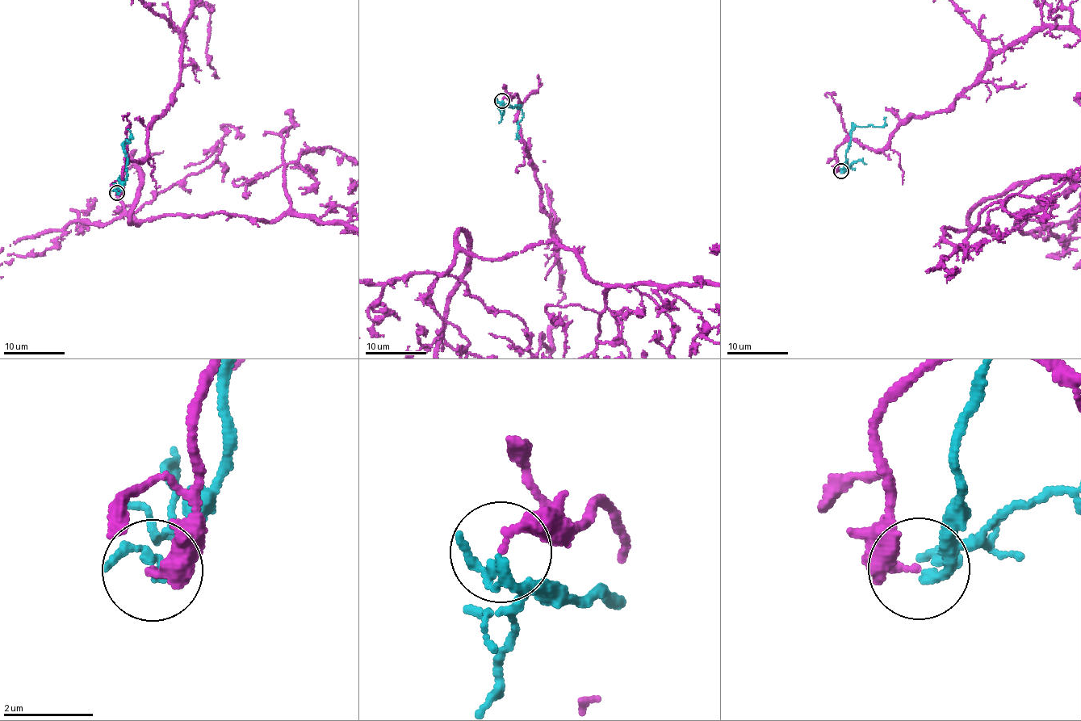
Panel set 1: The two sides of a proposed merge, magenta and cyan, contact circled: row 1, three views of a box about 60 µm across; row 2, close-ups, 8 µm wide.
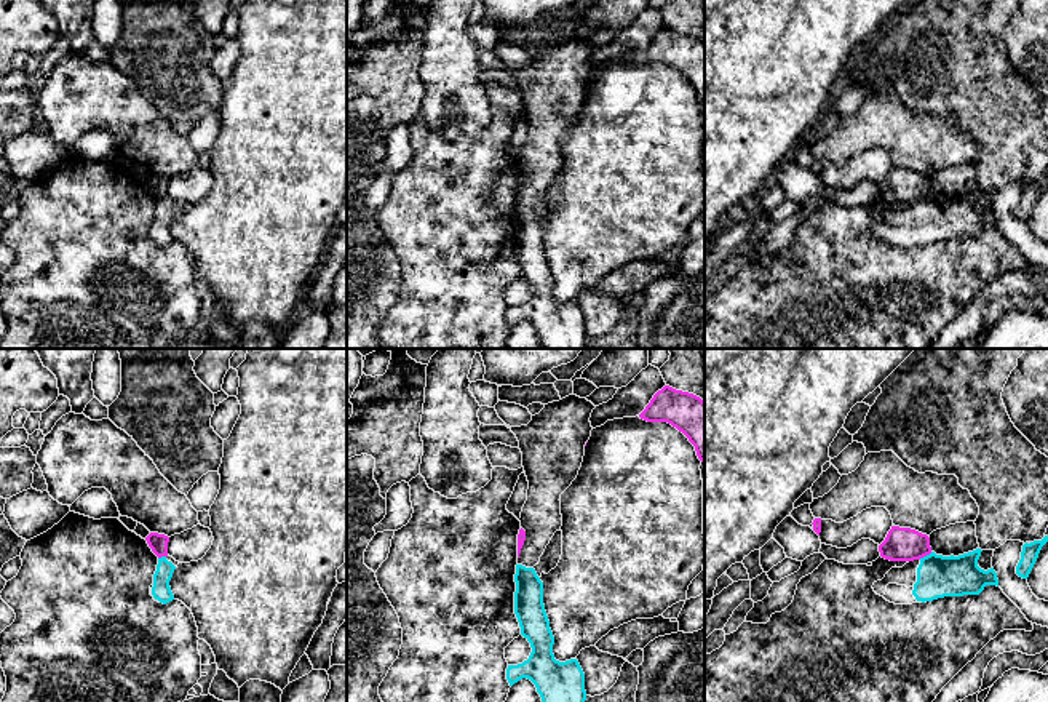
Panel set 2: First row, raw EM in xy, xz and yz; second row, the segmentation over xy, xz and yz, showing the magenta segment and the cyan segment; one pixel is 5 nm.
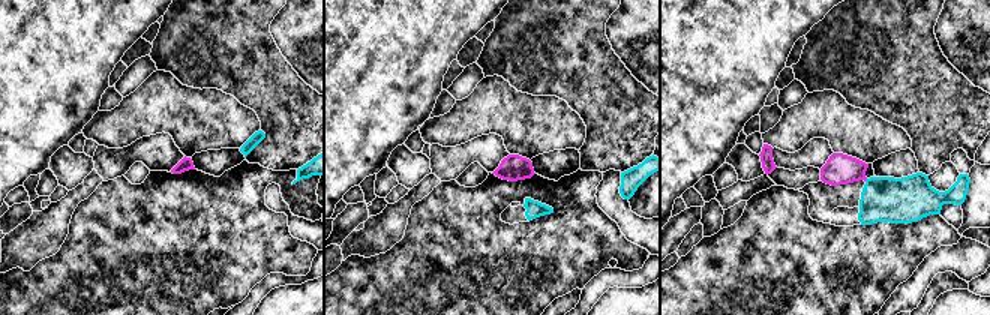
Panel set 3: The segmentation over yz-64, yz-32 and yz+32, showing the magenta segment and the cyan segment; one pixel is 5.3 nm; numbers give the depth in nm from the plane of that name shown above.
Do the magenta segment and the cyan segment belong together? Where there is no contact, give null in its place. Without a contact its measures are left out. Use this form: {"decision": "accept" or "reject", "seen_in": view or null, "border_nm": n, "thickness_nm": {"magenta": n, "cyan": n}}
{"decision": "reject", "seen_in": "yz", "border_nm": 80, "thickness_nm": {"magenta": 180, "cyan": 220}}

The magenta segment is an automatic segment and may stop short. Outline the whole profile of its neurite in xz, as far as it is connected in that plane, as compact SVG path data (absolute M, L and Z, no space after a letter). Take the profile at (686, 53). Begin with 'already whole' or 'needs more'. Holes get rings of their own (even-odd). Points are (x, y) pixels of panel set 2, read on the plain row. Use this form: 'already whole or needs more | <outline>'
already whole | M665 27L639 56L647 64L668 64L682 74L705 104L705 43L689 34Z

